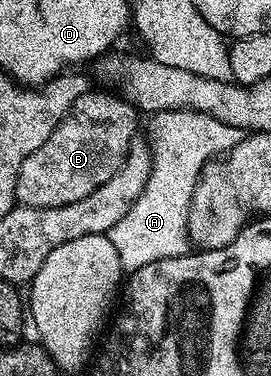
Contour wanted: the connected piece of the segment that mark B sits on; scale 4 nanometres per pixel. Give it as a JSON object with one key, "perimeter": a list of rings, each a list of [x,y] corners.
{"perimeter":[[[83,95],[54,133],[22,161],[16,178],[16,203],[25,207],[57,207],[90,197],[94,189],[114,177],[128,156],[130,145],[138,135],[136,115],[137,108],[123,97]]]}

